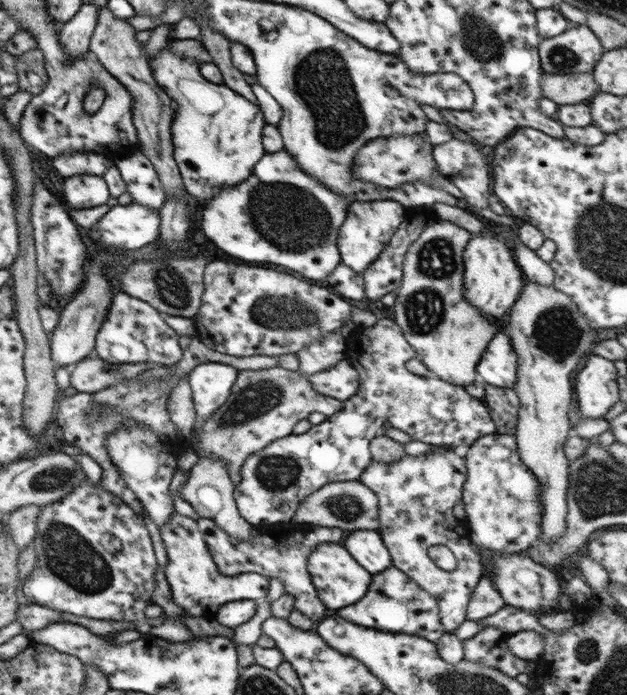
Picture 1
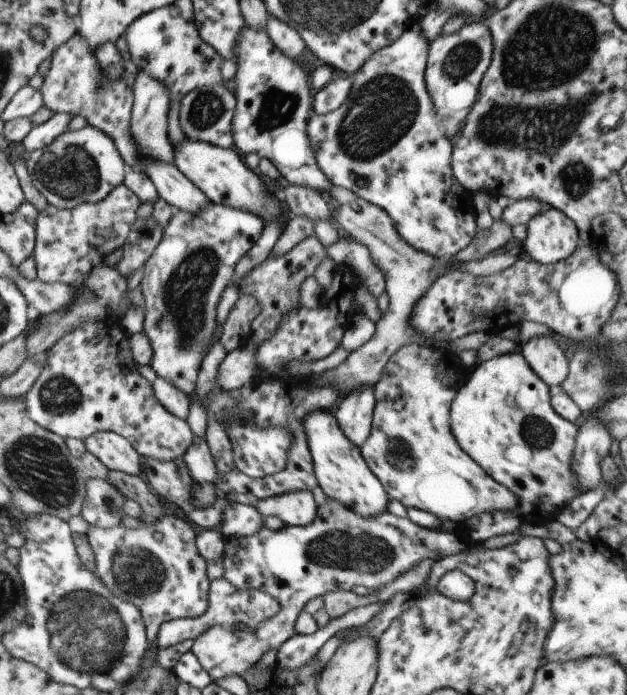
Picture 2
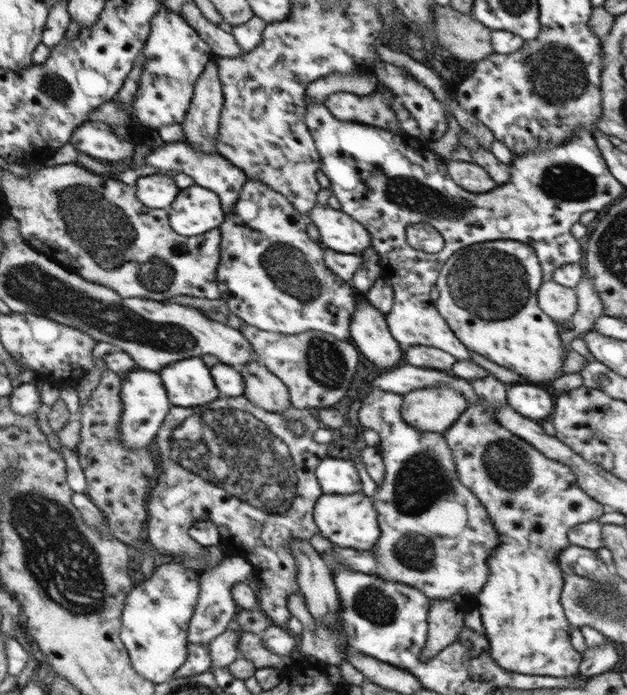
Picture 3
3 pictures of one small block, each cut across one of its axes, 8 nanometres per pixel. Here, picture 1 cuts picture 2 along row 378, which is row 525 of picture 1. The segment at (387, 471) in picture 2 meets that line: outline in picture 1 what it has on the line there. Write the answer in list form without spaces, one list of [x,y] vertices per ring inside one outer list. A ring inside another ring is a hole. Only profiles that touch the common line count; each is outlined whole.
[[[433,449],[419,456],[405,454],[399,460],[389,464],[371,459],[358,478],[358,481],[372,490],[377,497],[379,526],[376,531],[380,534],[382,543],[389,553],[391,567],[398,568],[434,597],[437,601],[438,617],[445,633],[453,633],[466,619],[466,608],[471,591],[482,576],[480,556],[468,539],[465,522],[455,518],[452,511],[452,506],[455,506],[461,498],[465,477],[466,468],[463,457],[455,455],[451,449]],[[435,545],[445,545],[452,551],[456,558],[456,567],[453,570],[441,570],[429,560],[428,548]]]

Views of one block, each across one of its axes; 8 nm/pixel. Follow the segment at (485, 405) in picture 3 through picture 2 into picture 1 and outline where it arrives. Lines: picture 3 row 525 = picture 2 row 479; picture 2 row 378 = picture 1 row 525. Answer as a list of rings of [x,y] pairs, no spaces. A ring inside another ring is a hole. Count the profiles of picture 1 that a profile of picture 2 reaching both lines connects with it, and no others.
[[[497,432],[480,436],[468,446],[464,463],[466,477],[460,501],[463,503],[465,513],[463,521],[467,528],[468,539],[480,550],[522,554],[540,538],[542,504],[537,479],[519,460],[515,437]]]

